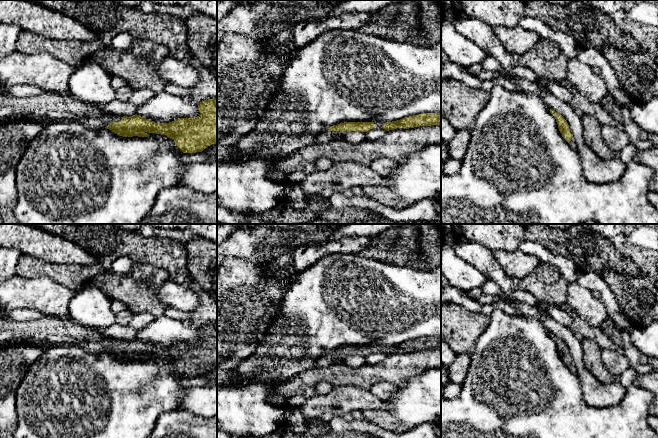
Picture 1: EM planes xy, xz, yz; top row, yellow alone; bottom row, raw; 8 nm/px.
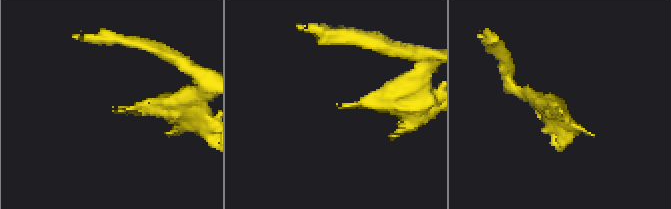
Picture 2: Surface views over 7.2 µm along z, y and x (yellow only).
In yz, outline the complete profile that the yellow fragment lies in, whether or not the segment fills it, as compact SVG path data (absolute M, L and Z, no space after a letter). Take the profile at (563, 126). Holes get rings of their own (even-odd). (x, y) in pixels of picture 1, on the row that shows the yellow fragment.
M550 109L550 113L555 117L559 131L562 134L562 137L569 143L573 139L573 136L570 133L570 128L567 121L564 119L562 115L557 113L553 109Z

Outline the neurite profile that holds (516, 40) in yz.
M518 25L514 27L496 27L494 33L511 55L526 53L540 39L536 32L523 29Z

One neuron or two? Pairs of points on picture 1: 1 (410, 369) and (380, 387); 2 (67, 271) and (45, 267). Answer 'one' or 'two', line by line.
1: two
2: one

